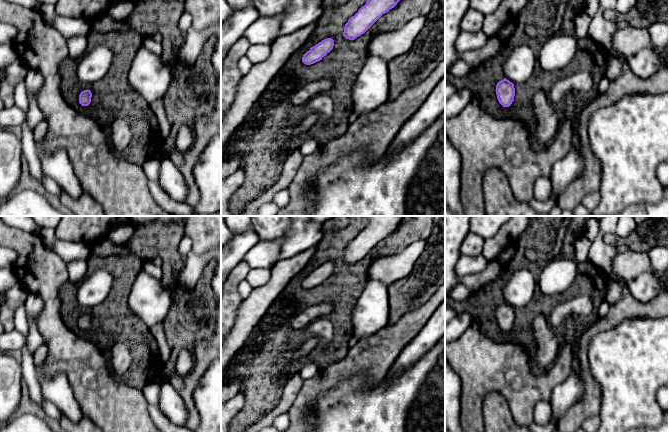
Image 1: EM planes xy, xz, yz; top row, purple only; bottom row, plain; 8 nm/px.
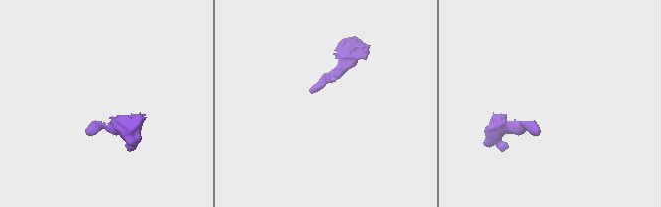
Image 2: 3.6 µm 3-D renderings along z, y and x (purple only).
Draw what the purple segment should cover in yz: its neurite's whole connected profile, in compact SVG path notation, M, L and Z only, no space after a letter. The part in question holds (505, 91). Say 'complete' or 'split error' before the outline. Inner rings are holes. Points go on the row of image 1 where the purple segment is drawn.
complete; M506 78L499 81L496 85L496 95L499 103L503 107L511 106L515 96L514 84Z

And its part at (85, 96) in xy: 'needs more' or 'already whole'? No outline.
already whole

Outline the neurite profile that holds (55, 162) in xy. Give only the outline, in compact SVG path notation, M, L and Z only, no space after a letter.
M45 135L35 141L36 152L44 173L54 179L70 196L80 197L82 187L75 175L67 151L63 147L47 146L44 138Z

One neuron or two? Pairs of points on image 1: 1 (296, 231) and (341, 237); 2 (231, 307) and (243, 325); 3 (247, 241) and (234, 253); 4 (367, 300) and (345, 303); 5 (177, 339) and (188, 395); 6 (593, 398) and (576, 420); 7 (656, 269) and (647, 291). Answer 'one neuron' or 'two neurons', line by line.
1: two neurons
2: two neurons
3: one neuron
4: two neurons
5: two neurons
6: one neuron
7: one neuron

